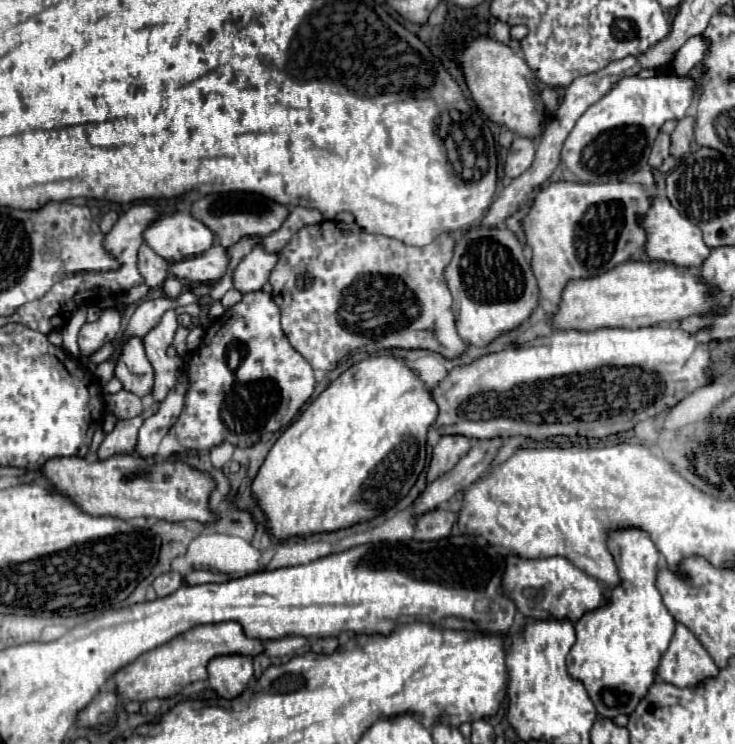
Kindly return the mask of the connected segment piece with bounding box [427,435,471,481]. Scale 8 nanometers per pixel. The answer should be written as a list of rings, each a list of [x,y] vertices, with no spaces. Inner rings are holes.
[[[443,435],[437,447],[433,449],[433,459],[427,471],[427,481],[433,481],[453,469],[457,461],[471,449],[471,443],[465,435]]]

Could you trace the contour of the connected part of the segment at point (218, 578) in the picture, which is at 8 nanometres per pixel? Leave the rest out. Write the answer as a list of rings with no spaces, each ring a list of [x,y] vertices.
[[[191,571],[185,575],[185,583],[189,585],[203,585],[203,583],[225,583],[229,577],[223,573],[213,573],[213,571]]]

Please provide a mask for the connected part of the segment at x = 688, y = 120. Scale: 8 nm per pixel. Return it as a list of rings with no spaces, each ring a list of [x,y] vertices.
[[[683,117],[677,123],[675,131],[671,133],[671,155],[673,157],[681,157],[689,151],[691,141],[693,141],[693,125],[695,125],[693,117]]]

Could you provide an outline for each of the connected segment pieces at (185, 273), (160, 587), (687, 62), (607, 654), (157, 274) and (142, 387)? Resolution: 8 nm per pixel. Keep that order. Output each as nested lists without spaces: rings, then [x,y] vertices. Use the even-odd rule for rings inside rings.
[[[213,245],[209,251],[201,253],[199,257],[185,259],[181,263],[171,265],[171,273],[175,277],[183,277],[191,283],[201,281],[207,285],[215,285],[227,273],[229,261],[231,261],[231,257],[229,257],[227,249],[221,245]]]
[[[175,571],[163,573],[153,581],[153,589],[157,591],[157,597],[165,597],[165,595],[177,591],[181,585],[183,585],[183,577],[179,573],[175,573]]]
[[[703,35],[691,37],[691,39],[677,51],[677,55],[675,55],[673,63],[671,63],[671,71],[673,71],[675,75],[679,75],[679,77],[681,77],[681,75],[687,75],[695,63],[701,63],[701,61],[705,59],[709,45],[711,45],[711,41],[705,39]]]
[[[623,529],[613,531],[609,535],[609,551],[615,557],[621,585],[613,587],[609,593],[609,605],[599,607],[591,613],[585,613],[577,623],[577,641],[571,647],[567,655],[567,671],[573,679],[581,681],[601,717],[615,719],[617,715],[631,715],[633,709],[639,705],[641,697],[649,691],[649,687],[657,679],[657,667],[661,661],[661,655],[671,643],[671,637],[675,633],[675,619],[663,605],[661,593],[657,591],[657,573],[659,573],[659,553],[649,539],[649,535],[641,529]]]
[[[145,243],[139,249],[137,267],[141,277],[145,279],[145,285],[149,287],[161,287],[169,275],[169,263],[163,257],[159,257],[155,251],[151,251],[151,247]]]
[[[133,337],[123,345],[121,355],[117,359],[115,377],[123,383],[123,387],[127,391],[131,391],[139,397],[145,397],[153,391],[155,375],[153,375],[153,367],[149,363],[149,359],[145,357],[141,339]]]

